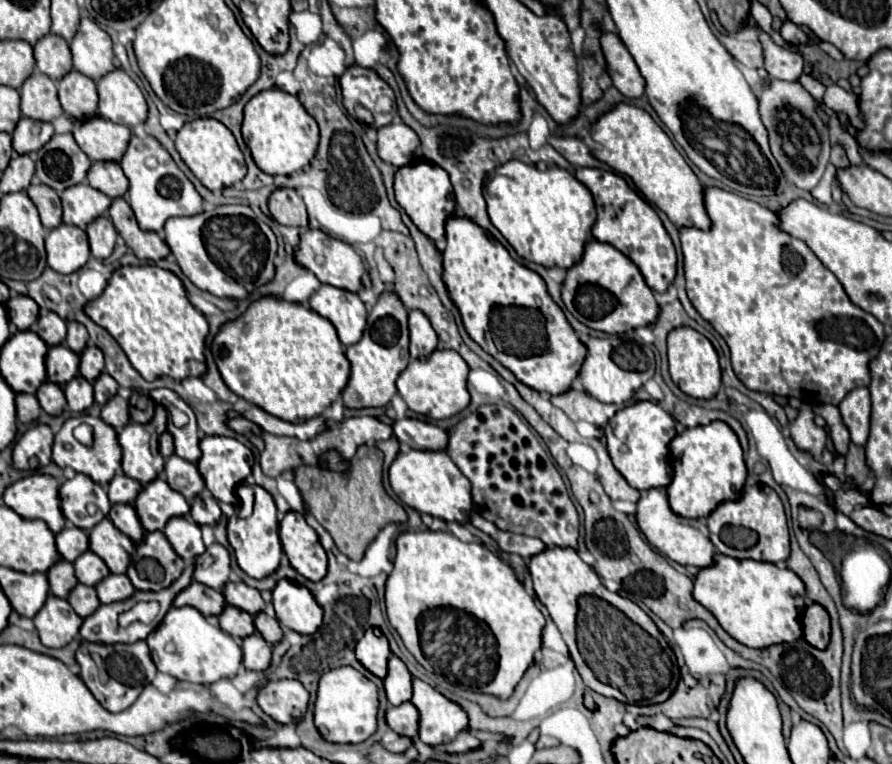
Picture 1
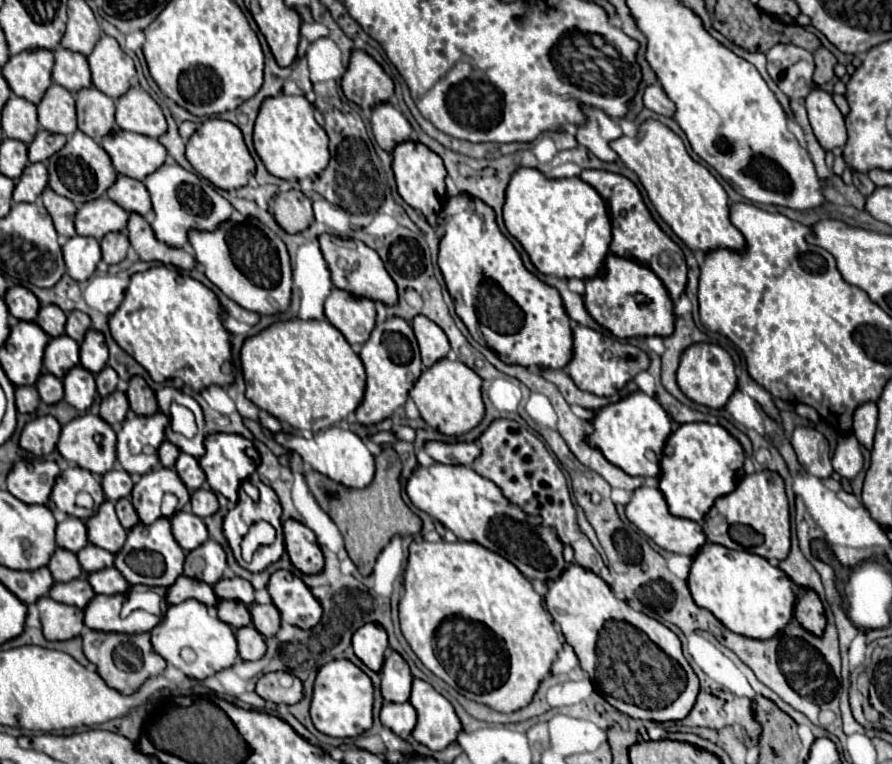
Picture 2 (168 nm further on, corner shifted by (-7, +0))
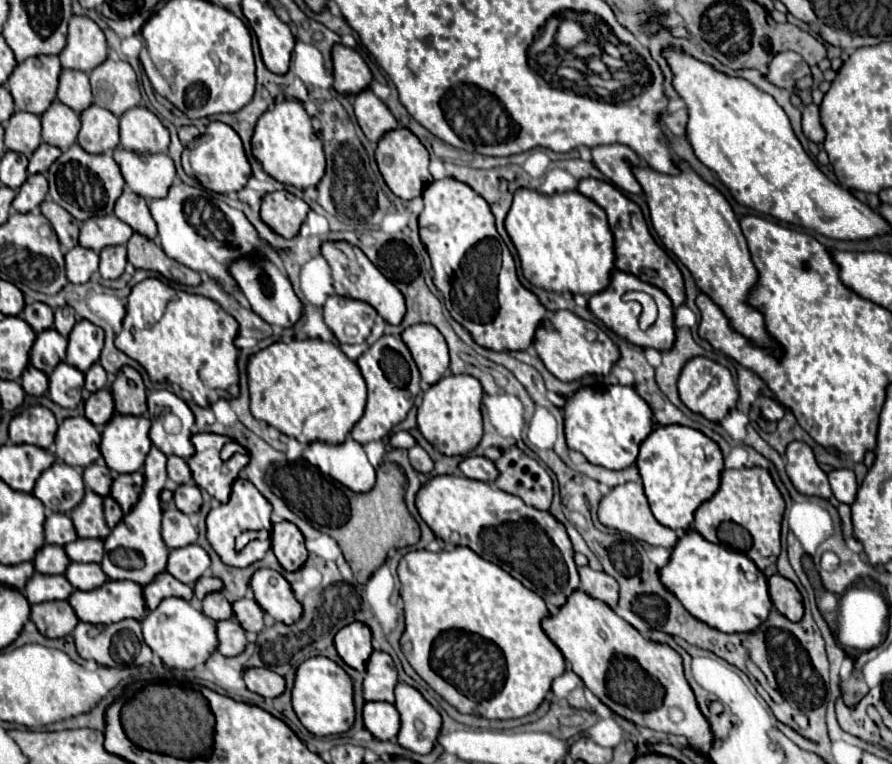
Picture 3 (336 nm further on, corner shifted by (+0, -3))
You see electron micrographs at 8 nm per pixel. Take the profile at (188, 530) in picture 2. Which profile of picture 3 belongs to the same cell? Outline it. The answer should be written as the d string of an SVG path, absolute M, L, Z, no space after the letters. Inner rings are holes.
M174 505L164 509L162 517L162 537L170 549L180 549L198 541L198 531L190 523L188 515L180 513Z

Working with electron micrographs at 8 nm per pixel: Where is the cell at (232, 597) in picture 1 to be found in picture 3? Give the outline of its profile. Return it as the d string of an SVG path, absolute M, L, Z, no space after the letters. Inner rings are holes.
M206 575L206 577L200 577L198 581L196 581L196 585L194 585L194 597L198 599L198 601L202 601L204 599L204 595L208 595L208 593L214 593L214 591L222 591L222 581L218 579L218 577L212 577L212 575Z

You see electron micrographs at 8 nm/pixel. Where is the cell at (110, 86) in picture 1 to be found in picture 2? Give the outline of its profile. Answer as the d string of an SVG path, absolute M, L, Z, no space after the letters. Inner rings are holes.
M139 84L117 100L115 120L119 128L151 138L159 138L167 132L167 122L159 104Z

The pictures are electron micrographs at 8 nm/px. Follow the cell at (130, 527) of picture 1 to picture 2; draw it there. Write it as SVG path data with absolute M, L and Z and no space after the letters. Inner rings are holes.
M121 498L117 504L115 504L115 510L117 510L117 516L119 516L119 522L125 530L131 530L137 522L139 522L139 516L135 514L135 508L131 506L129 498Z

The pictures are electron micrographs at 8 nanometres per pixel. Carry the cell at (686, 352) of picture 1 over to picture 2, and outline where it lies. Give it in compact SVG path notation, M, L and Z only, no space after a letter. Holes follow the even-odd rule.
M693 344L681 356L681 364L679 364L679 370L677 370L677 384L679 384L681 392L687 398L691 398L693 402L719 410L727 404L727 400L731 398L731 394L737 388L735 364L733 364L731 356L721 346Z

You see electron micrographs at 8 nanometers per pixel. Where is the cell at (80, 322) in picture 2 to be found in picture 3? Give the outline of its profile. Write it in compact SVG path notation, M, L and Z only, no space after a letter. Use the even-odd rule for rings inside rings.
M70 305L60 307L60 309L54 311L54 329L56 329L60 335L68 337L70 331L74 329L74 325L76 325L76 317L74 317L74 309L72 309Z

